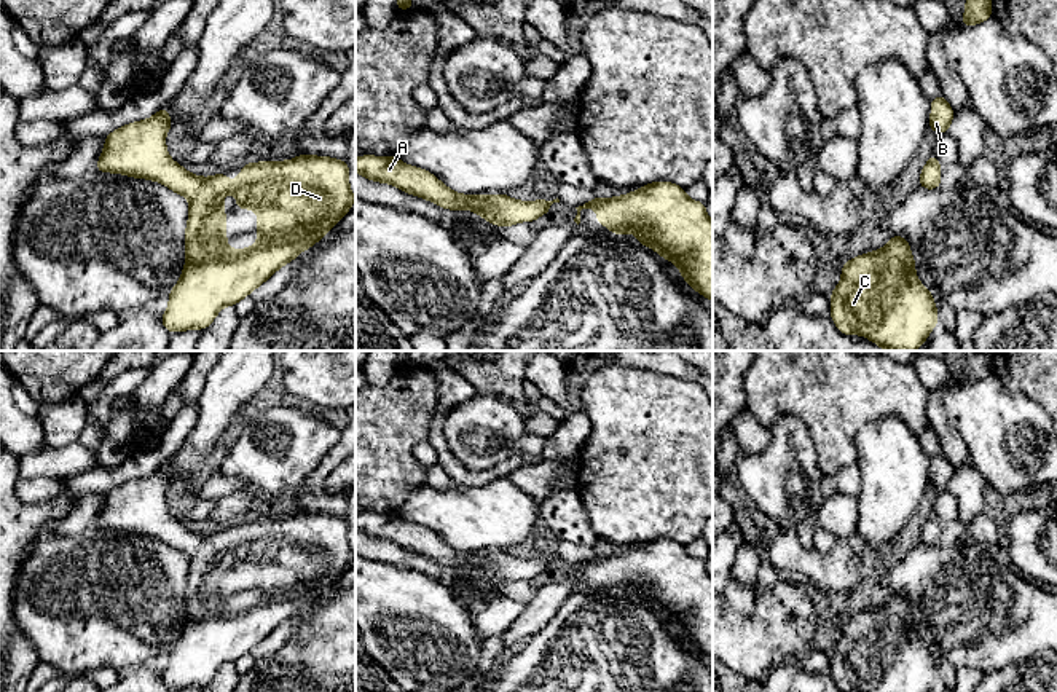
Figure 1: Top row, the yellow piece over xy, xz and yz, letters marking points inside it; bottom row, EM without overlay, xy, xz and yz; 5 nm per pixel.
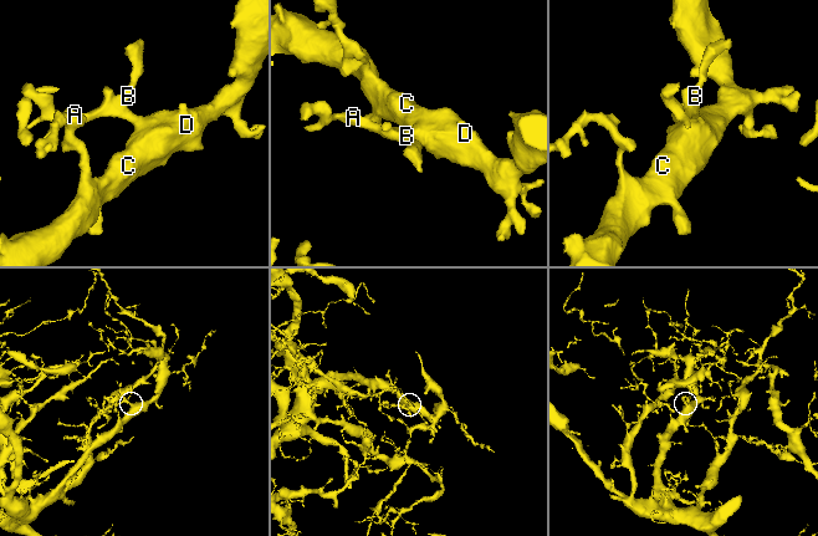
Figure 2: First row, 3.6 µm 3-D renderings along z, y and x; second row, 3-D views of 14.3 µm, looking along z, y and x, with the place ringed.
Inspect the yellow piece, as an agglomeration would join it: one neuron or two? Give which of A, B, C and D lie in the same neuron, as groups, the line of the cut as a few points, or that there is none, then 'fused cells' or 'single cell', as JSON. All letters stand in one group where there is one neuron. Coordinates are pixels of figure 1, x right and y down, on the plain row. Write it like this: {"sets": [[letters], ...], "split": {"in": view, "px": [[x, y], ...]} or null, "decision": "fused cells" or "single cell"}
{"sets": [["A", "B", "C", "D"]], "split": null, "decision": "single cell"}

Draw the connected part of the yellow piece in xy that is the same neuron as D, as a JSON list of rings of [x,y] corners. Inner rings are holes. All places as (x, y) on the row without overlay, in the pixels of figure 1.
[[[166,462],[151,475],[129,480],[105,494],[96,529],[115,529],[164,541],[190,558],[185,588],[187,619],[169,663],[161,674],[167,689],[207,686],[225,663],[234,663],[269,636],[281,623],[320,598],[351,566],[356,553],[349,545],[346,518],[308,510],[289,518],[247,520],[230,541],[220,529],[198,534],[167,512],[164,494],[172,480]],[[225,550],[236,553],[236,566],[253,566],[258,572],[258,596],[244,607],[226,604]]]

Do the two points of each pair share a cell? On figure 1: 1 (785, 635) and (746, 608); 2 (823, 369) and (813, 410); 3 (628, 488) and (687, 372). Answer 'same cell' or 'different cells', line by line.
1: different cells
2: same cell
3: different cells

